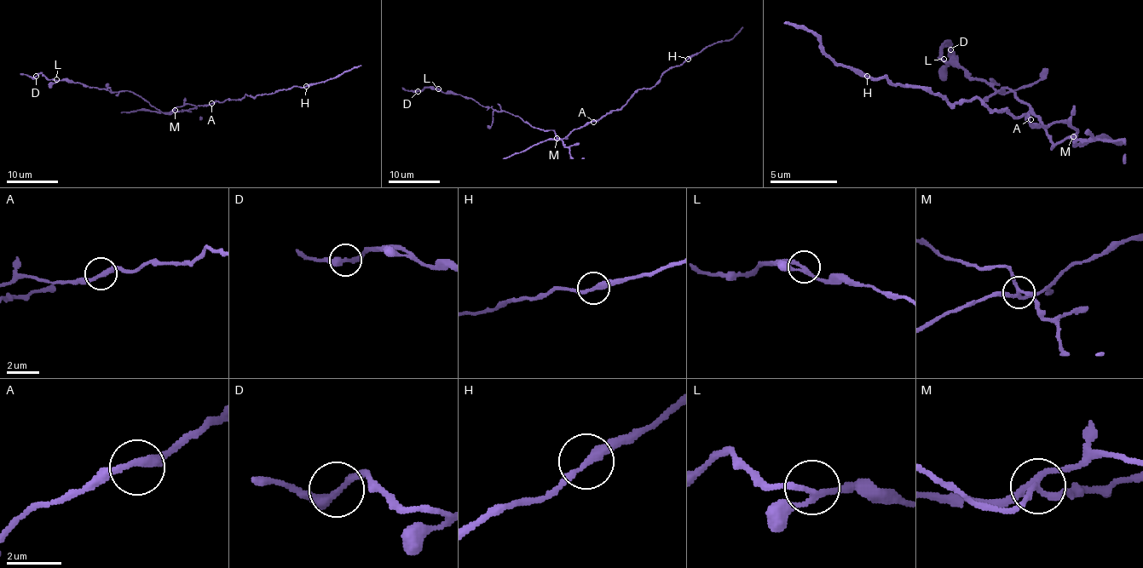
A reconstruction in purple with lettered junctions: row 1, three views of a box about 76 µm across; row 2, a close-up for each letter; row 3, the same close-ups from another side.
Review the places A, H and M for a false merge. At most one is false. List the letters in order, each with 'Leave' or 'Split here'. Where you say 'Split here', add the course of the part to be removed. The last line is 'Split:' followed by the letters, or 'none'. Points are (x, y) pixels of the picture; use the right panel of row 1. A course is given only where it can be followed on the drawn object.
A: Leave
H: Leave
M: Split here. Course of the part to remove: (1074, 135), (1050, 149), (1047, 129), (1010, 89), (940, 59), (947, 43), (950, 52), (940, 43)
Split: M

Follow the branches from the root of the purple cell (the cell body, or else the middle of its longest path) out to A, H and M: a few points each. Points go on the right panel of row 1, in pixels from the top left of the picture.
A: (1050, 126), (1034, 126), (1030, 119)
H: (1050, 126), (990, 112), (977, 99), (950, 102), (923, 89), (897, 86), (886, 76), (867, 76)
M: (1050, 126), (1053, 123), (1064, 123), (1077, 133), (1074, 135)

